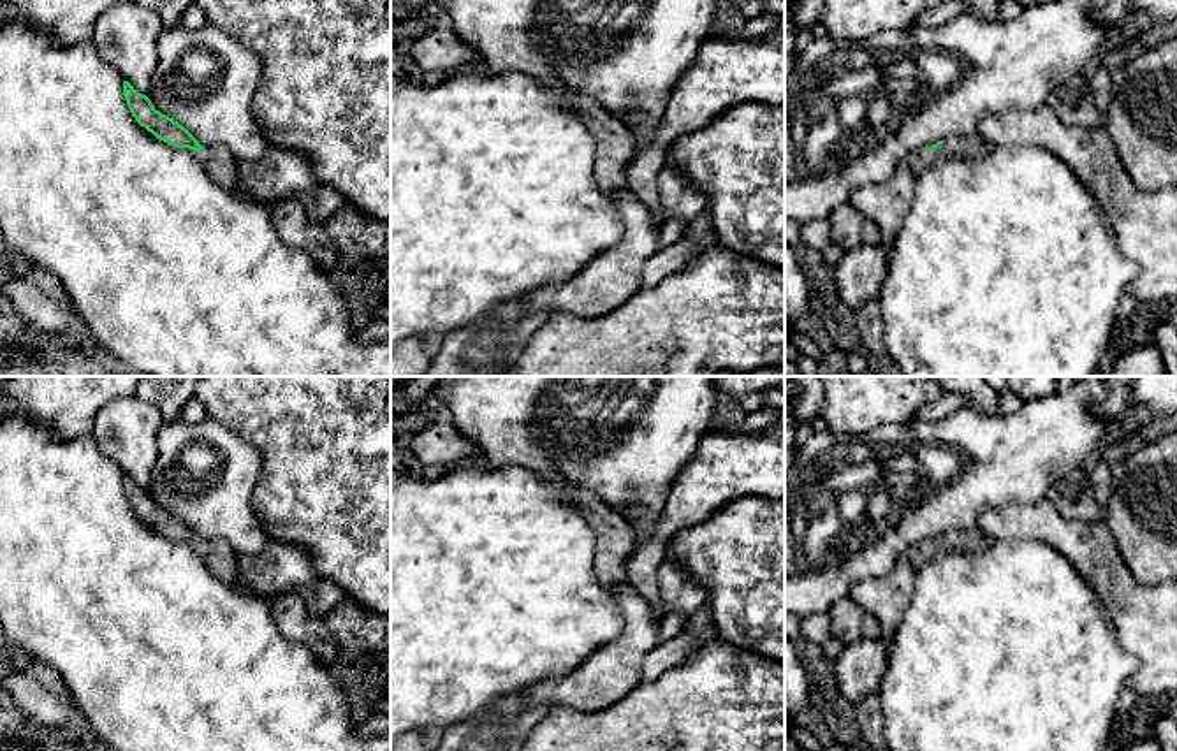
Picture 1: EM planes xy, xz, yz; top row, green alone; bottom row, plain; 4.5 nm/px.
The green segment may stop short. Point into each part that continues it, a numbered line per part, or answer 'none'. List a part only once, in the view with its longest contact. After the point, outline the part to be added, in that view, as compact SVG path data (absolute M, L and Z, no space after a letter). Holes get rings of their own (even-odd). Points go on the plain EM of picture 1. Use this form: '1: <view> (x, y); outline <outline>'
1: yz (972, 542); outline M980 529L969 531L950 531L943 538L936 540L931 547L934 550L961 549L966 554L983 552L989 545L989 540Z

